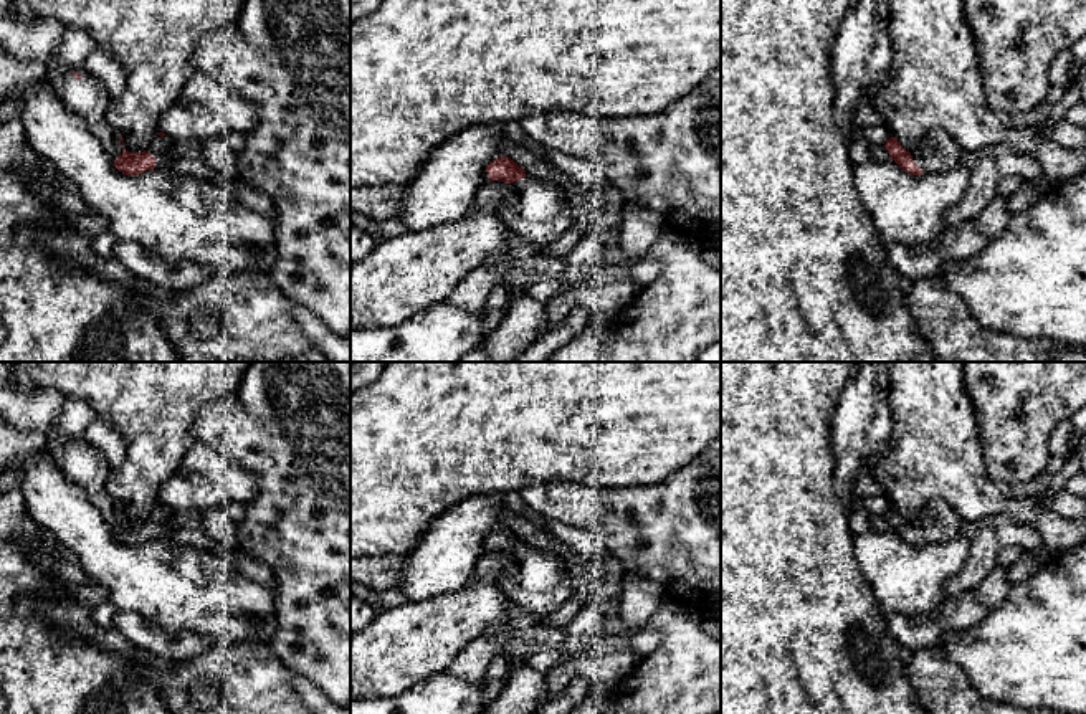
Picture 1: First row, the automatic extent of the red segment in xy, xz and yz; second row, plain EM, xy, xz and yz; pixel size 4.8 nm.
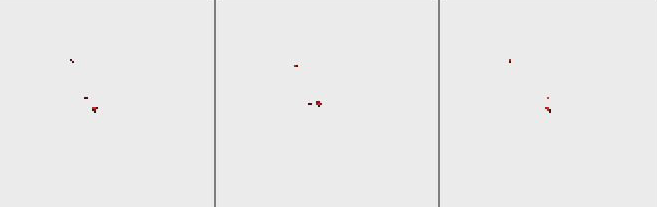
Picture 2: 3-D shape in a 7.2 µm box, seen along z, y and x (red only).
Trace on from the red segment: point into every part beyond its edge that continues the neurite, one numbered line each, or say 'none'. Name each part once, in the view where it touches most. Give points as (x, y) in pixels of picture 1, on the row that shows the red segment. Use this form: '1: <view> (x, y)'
1: xy (32, 42)
2: yz (938, 151)

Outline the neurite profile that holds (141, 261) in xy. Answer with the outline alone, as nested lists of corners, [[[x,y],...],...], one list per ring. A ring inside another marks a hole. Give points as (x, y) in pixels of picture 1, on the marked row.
[[[117,240],[114,255],[134,278],[165,289],[192,289],[221,274],[218,269],[193,261],[172,266],[167,259],[136,241]]]

